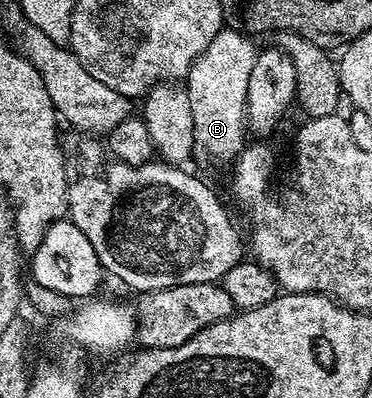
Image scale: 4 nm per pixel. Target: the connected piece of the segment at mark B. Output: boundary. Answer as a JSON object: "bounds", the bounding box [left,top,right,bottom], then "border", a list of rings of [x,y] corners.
{"bounds":[185,27,257,159],"border":[[[224,27],[211,39],[209,46],[195,59],[187,71],[185,87],[193,119],[194,149],[207,156],[234,159],[245,145],[247,133],[245,102],[249,74],[257,55],[250,35]]]}

